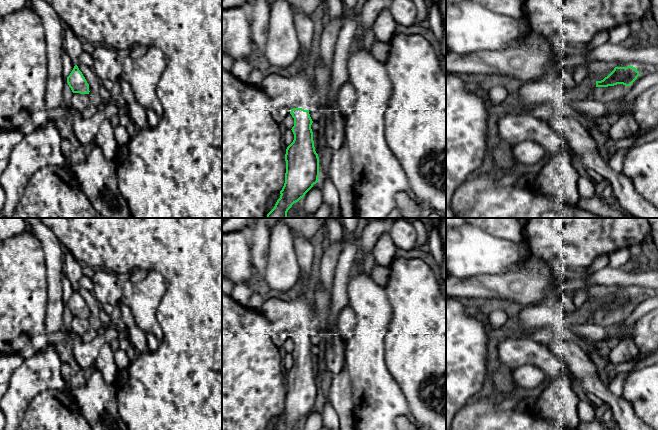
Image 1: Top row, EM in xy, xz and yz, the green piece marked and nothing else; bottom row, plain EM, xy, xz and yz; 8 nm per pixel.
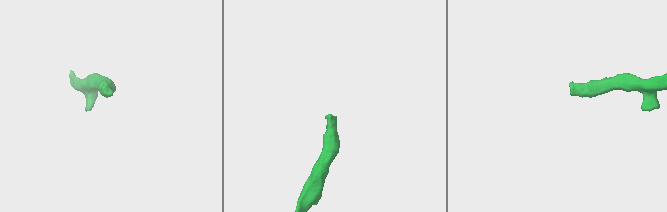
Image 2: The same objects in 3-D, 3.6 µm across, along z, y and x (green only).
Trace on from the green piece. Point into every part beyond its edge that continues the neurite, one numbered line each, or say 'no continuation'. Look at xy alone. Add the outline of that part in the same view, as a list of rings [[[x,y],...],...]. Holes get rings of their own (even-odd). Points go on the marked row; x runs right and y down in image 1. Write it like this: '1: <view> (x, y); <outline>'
no continuation

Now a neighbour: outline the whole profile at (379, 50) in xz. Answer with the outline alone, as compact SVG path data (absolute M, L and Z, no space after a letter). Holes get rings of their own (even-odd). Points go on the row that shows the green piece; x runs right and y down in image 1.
M375 40L369 52L376 60L385 63L389 49L390 46L388 43Z

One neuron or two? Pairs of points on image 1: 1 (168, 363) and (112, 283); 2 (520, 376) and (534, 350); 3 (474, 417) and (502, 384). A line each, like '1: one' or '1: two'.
1: two
2: two
3: two

